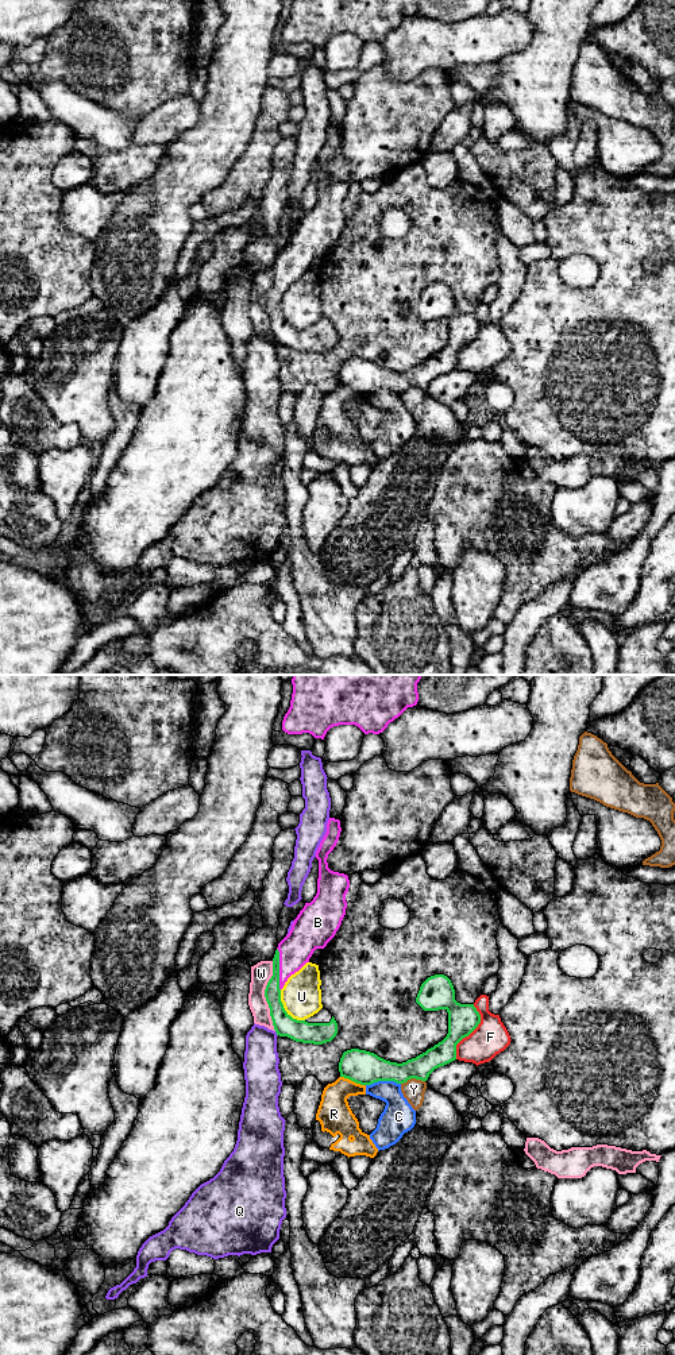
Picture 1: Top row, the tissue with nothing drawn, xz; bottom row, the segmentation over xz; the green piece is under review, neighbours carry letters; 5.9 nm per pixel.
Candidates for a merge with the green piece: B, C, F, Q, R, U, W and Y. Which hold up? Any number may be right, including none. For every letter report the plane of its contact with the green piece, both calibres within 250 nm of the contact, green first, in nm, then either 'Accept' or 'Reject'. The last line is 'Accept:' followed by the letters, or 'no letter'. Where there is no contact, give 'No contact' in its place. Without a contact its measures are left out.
B: Touches green in xz. Thickness 100 nm (green) against 200 nm. Accept
C: Touches green in xz. Thickness 200 nm (green) against 200 nm. Reject
F: Touches green in xz. Thickness 180 nm (green) against 200 nm. Reject
Q: Touches green in xz. Thickness 130 nm (green) against 200 nm. Reject
R: Touches green in xz. Thickness 200 nm (green) against 200 nm. Reject
U: Touches green in xz. Thickness 130 nm (green) against 240 nm. Reject
W: Touches green in xz. Thickness 130 nm (green) against 120 nm. Reject
Y: Touches green in xz. Thickness 160 nm (green) against 130 nm. Reject
Accept: B

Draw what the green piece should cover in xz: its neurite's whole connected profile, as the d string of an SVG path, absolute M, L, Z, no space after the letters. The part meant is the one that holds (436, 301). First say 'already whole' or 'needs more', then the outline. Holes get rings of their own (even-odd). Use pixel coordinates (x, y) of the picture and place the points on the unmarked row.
already whole | M444 283L428 286L420 296L416 312L424 320L448 321L448 343L441 351L402 372L386 370L366 359L347 359L339 371L340 386L360 394L378 390L404 393L410 387L427 390L435 378L455 370L456 354L481 332L481 324L474 313L458 312L454 294Z

